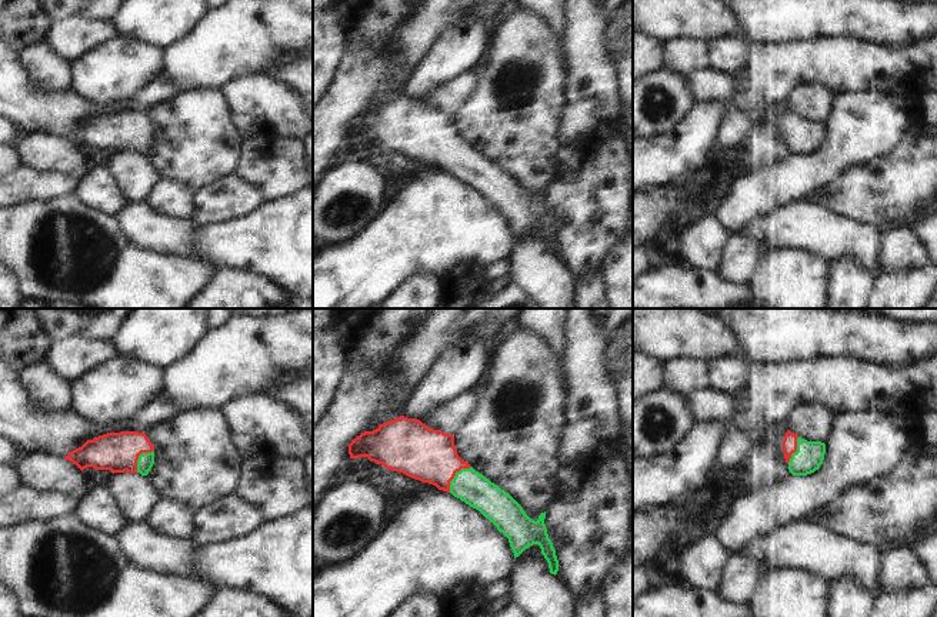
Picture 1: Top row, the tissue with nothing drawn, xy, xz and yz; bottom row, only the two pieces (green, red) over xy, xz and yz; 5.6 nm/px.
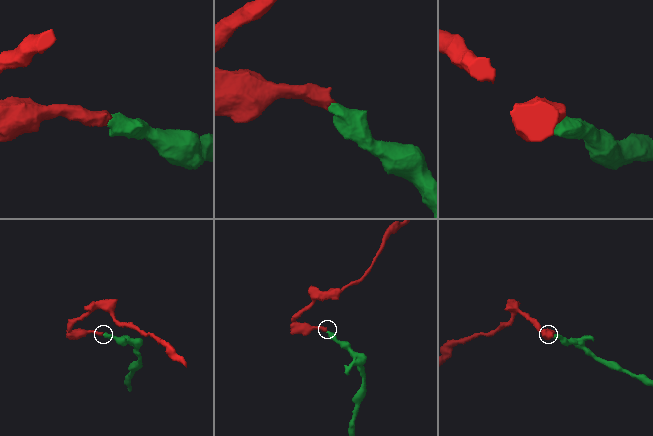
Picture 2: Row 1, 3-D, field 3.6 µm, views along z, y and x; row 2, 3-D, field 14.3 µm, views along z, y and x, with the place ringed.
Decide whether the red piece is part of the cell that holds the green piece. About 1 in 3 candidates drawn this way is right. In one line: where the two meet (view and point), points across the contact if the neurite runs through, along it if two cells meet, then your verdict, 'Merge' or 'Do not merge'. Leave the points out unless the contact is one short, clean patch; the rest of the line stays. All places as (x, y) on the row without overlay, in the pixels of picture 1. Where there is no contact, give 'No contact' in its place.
Touches green at xz (454, 156). Path across: xz (472, 167), (454, 156), (430, 136), (422, 133). Merge

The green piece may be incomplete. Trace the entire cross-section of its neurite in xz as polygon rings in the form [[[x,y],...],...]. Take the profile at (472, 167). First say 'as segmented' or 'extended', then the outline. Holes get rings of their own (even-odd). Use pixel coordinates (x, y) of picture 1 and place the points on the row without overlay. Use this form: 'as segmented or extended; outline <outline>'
extended; outline [[[400,96],[380,104],[373,111],[364,111],[357,116],[349,124],[349,134],[350,139],[367,137],[370,141],[381,144],[389,150],[403,153],[411,159],[433,164],[439,170],[451,173],[470,187],[478,190],[508,219],[514,239],[530,226],[538,224],[541,234],[548,243],[550,253],[557,254],[558,240],[544,204],[546,191],[538,196],[537,201],[531,200],[508,173],[459,137],[453,114],[429,109],[417,99]]]

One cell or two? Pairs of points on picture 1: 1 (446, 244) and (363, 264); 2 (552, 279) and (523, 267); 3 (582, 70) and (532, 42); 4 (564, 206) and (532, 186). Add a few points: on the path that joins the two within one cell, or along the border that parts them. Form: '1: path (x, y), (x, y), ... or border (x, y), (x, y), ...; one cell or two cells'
1: path (426, 244), (396, 244), (383, 256); one cell
2: path (544, 277), (530, 267); one cell
3: border (562, 62), (564, 69), (563, 96); two cells
4: border (557, 159), (557, 176), (544, 190); two cells

